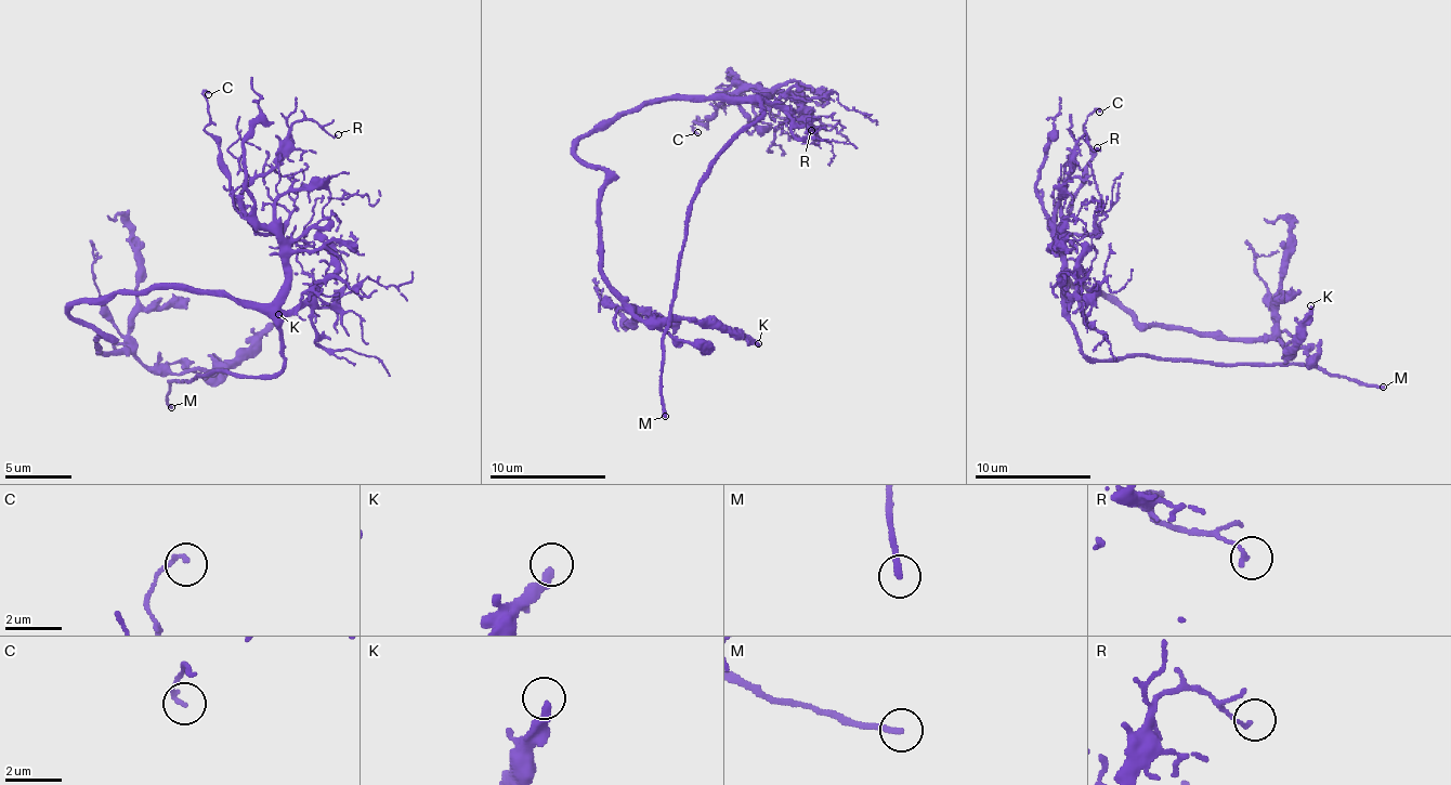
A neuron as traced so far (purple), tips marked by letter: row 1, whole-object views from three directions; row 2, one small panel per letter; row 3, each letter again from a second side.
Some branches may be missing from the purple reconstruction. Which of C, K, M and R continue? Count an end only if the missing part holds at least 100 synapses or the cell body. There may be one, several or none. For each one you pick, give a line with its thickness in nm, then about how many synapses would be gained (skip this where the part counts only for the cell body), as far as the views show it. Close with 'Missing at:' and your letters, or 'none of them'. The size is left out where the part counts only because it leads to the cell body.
M: calibre 240 nm
Missing at: M

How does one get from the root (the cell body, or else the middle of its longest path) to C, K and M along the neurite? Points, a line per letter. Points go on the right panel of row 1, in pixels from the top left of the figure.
C: (1068, 282), (1064, 247), (1056, 229), (1090, 159), (1085, 120), (1094, 109), (1099, 112)
K: (1068, 282), (1102, 290), (1144, 325), (1272, 337), (1283, 357), (1310, 305)
M: (1068, 282), (1068, 316), (1076, 343), (1087, 357), (1123, 361), (1149, 354), (1204, 364), (1304, 364), (1383, 387)

